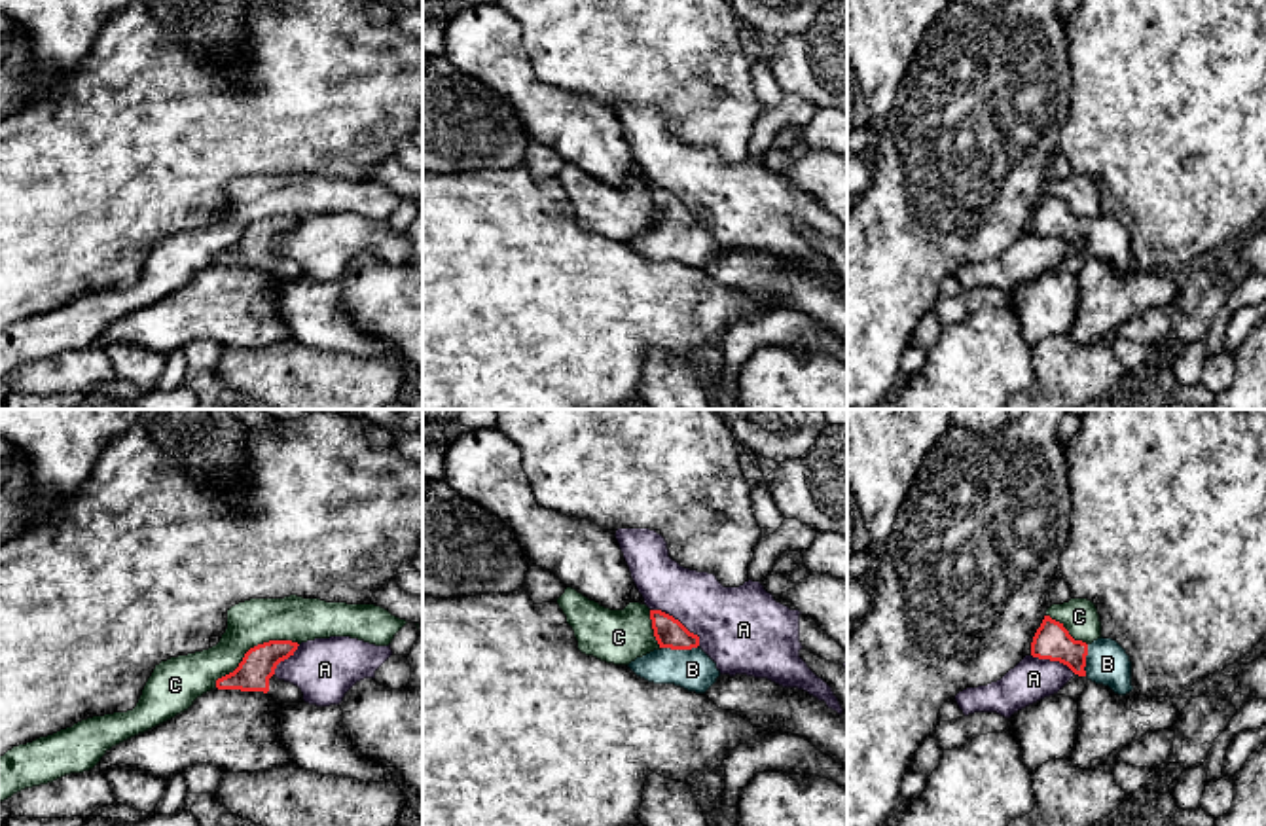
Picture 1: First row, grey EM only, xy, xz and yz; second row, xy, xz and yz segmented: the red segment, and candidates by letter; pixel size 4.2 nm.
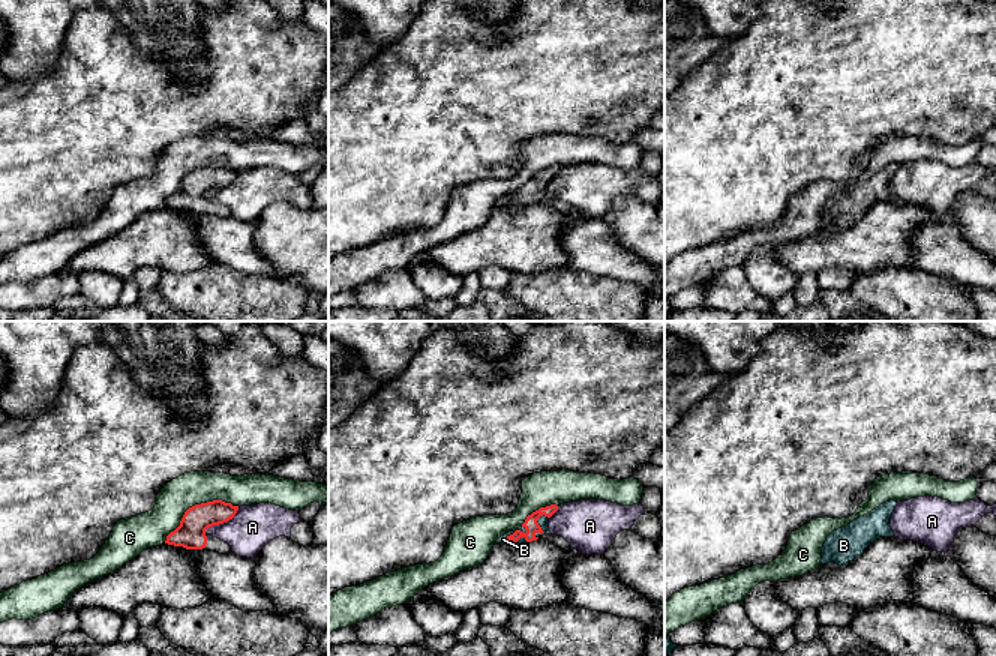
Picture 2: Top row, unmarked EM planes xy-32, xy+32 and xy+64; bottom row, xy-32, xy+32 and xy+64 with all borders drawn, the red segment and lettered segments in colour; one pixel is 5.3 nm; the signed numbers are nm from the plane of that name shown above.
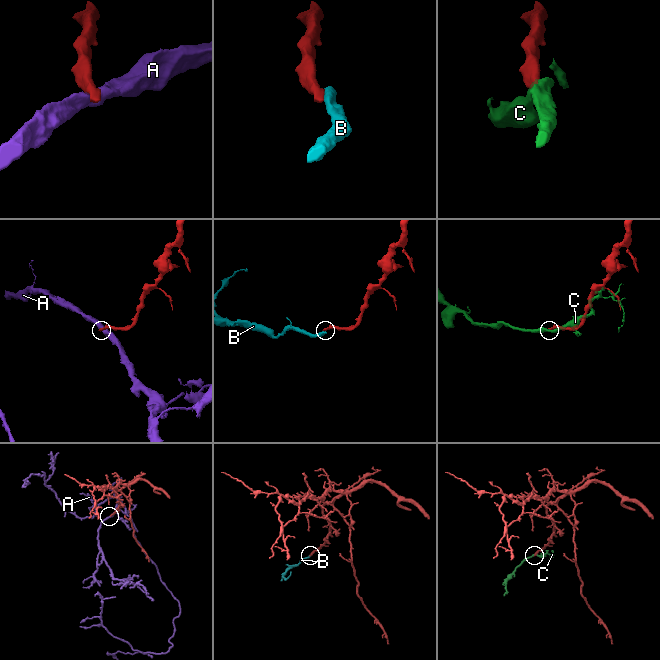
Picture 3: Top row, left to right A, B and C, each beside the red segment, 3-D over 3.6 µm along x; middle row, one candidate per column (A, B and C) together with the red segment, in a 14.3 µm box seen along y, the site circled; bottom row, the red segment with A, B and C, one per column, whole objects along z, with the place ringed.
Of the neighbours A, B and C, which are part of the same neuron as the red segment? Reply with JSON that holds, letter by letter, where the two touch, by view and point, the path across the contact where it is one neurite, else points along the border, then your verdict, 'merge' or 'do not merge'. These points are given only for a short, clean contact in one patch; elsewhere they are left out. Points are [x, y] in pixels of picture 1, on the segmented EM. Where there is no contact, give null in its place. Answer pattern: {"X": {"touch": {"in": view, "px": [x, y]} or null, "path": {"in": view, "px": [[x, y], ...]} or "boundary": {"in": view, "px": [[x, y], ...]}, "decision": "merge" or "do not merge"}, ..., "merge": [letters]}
{"A": {"touch": {"in": "xz", "px": [677, 620]}, "decision": "do not merge"}, "B": {"touch": {"in": "xz", "px": [679, 648]}, "decision": "merge"}, "C": {"touch": {"in": "xy", "px": [254, 646]}, "decision": "do not merge"}, "merge": ["B"]}

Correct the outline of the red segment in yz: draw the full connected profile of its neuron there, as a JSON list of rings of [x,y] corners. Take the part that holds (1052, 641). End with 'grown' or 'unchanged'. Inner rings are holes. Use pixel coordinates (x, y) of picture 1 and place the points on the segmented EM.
[[[1044,616],[1033,637],[1031,655],[1059,661],[1075,674],[1109,686],[1118,695],[1133,690],[1130,655],[1116,640],[1103,637],[1092,644],[1075,640],[1063,623],[1050,616]]] | grown

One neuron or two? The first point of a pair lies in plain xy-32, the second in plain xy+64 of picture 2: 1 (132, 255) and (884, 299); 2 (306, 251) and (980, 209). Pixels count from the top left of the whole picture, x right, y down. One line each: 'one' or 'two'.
1: two
2: one

